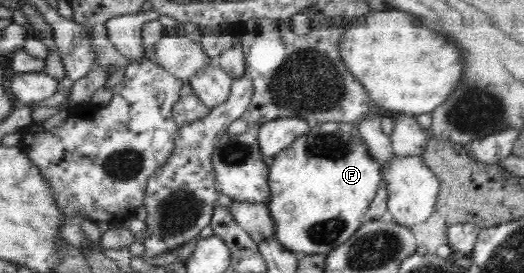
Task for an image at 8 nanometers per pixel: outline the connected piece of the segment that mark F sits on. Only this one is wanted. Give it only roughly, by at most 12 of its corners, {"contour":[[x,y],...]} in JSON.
{"contour":[[352,123],[270,166],[275,239],[327,256],[362,225],[380,164]]}

